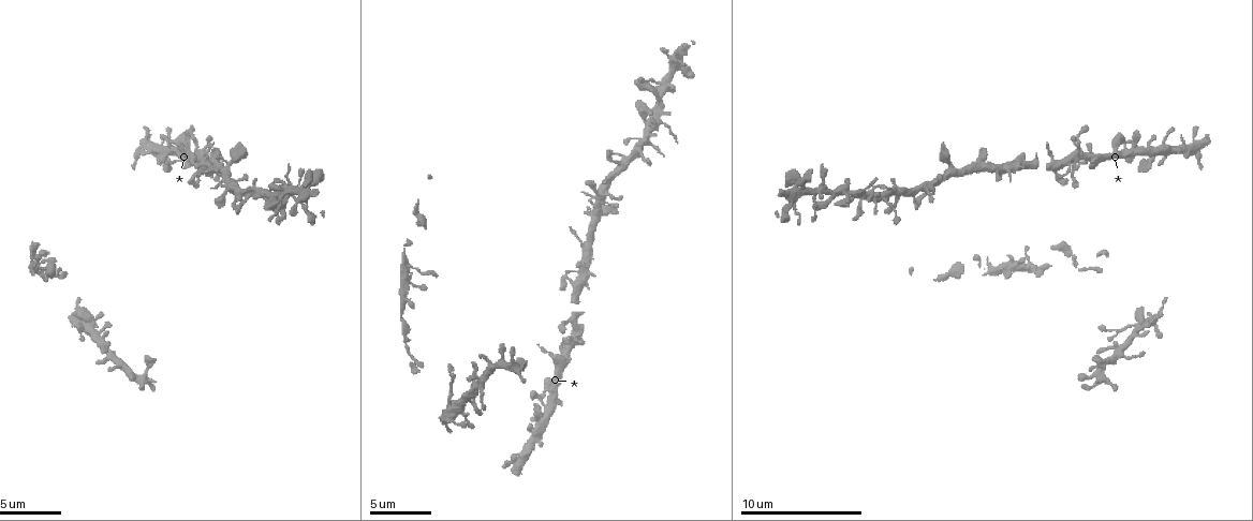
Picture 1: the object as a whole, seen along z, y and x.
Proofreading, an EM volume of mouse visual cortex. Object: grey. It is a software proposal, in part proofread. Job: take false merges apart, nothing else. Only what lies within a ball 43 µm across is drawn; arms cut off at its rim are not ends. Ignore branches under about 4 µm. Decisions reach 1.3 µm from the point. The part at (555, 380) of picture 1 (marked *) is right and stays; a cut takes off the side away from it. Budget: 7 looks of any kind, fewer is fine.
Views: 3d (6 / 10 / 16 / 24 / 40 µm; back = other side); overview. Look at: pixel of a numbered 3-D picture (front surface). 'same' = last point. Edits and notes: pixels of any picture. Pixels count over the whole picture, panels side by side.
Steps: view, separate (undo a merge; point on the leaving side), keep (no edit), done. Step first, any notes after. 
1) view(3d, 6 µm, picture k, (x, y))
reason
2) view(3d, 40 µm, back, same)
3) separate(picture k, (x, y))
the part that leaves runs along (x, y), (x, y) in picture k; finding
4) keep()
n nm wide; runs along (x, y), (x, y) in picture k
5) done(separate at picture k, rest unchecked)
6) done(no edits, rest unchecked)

view(3d, 10 µm, picture 1, (217, 166))
looks like a crossing

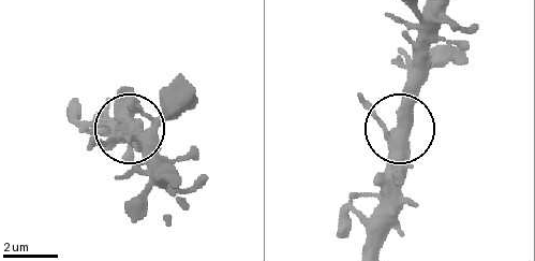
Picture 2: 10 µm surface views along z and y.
view(3d, 6 µm, picture 2, (128, 131))

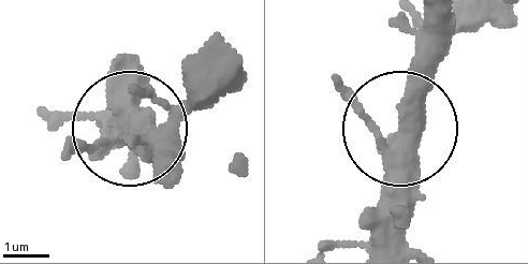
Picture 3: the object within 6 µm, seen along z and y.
keep()
470 nm wide; runs along (369, 240), (415, 68), (396, 26) in picture 3; continuous, no second neuron

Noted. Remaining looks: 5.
view(3d, 6 µm, picture 1, (553, 356))
a fork

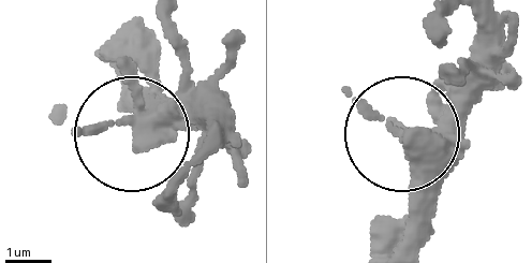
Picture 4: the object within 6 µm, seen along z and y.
view(3d, 6 µm, back, picture 4, (137, 123))

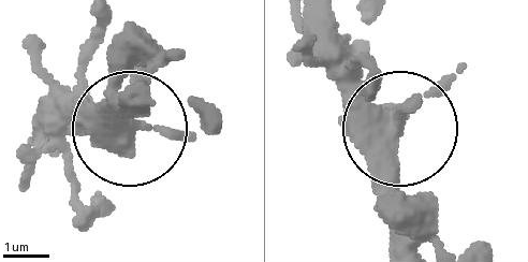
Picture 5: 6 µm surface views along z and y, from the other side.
keep()
350 nm wide; all the same neuron

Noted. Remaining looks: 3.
view(3d, 10 µm, picture 1, (597, 191))

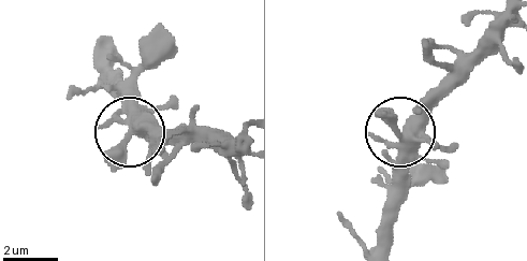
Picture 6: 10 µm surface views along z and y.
keep()
380 nm wide; all the same neuron

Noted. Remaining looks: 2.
done(no edits, rest unchecked)

